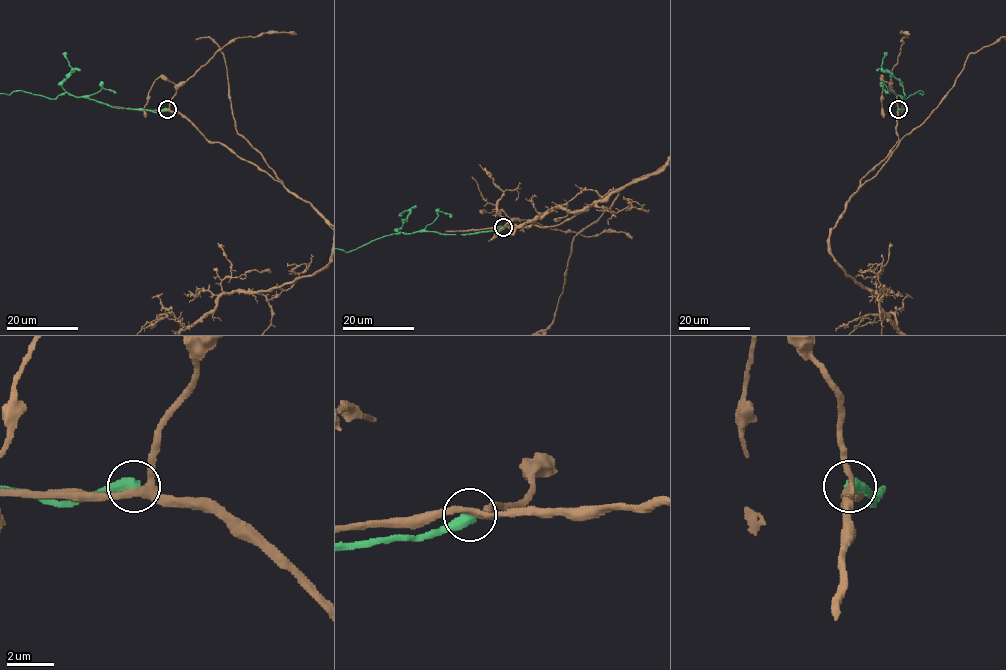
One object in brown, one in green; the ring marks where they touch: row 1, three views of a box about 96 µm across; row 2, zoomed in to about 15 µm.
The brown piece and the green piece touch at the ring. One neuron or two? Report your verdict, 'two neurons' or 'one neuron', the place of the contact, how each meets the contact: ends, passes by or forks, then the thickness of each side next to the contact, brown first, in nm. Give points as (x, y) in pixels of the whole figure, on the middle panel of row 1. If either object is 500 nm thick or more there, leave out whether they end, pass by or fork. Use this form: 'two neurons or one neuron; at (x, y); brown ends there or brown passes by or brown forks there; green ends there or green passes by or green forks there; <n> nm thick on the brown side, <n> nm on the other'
two neurons; at (503, 227); 280 nm thick on the brown side, 550 nm on the other

